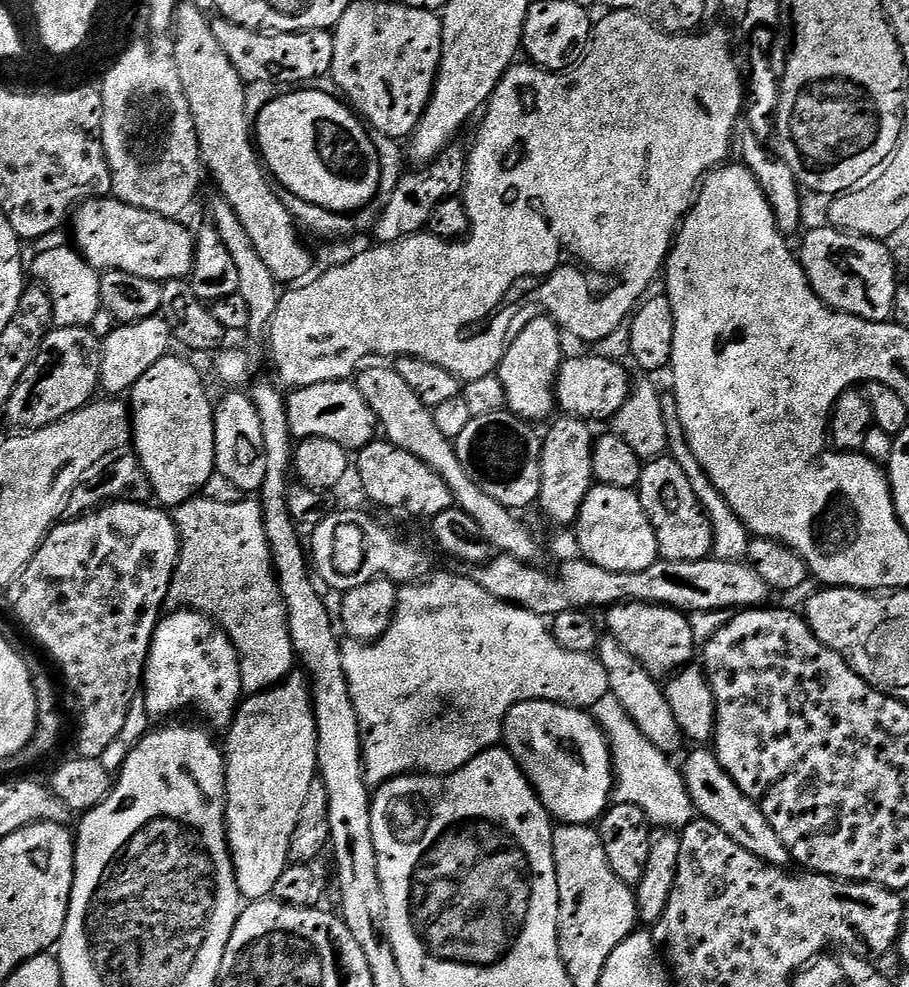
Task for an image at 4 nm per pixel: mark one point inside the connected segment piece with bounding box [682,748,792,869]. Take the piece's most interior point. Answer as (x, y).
(716, 797)

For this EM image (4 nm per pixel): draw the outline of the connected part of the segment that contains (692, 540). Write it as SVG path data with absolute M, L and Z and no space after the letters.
M668 454L649 460L642 470L638 495L658 542L659 559L674 562L698 562L713 555L714 534L711 520L699 504L685 471Z

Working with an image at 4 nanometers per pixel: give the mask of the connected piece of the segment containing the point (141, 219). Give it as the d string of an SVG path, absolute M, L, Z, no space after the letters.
M97 198L86 200L75 209L70 220L70 232L74 237L75 247L86 262L97 270L138 274L138 278L151 280L181 280L189 277L195 264L195 235L181 221L170 216L154 214L150 210L135 208L115 198Z

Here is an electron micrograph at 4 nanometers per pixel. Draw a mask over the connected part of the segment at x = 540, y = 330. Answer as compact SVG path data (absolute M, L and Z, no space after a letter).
M547 314L533 316L536 317L524 329L521 327L511 337L498 369L507 411L529 422L544 420L552 411L557 411L556 382L560 375L560 365L566 359L564 348L560 345L562 332L556 327L555 320Z

